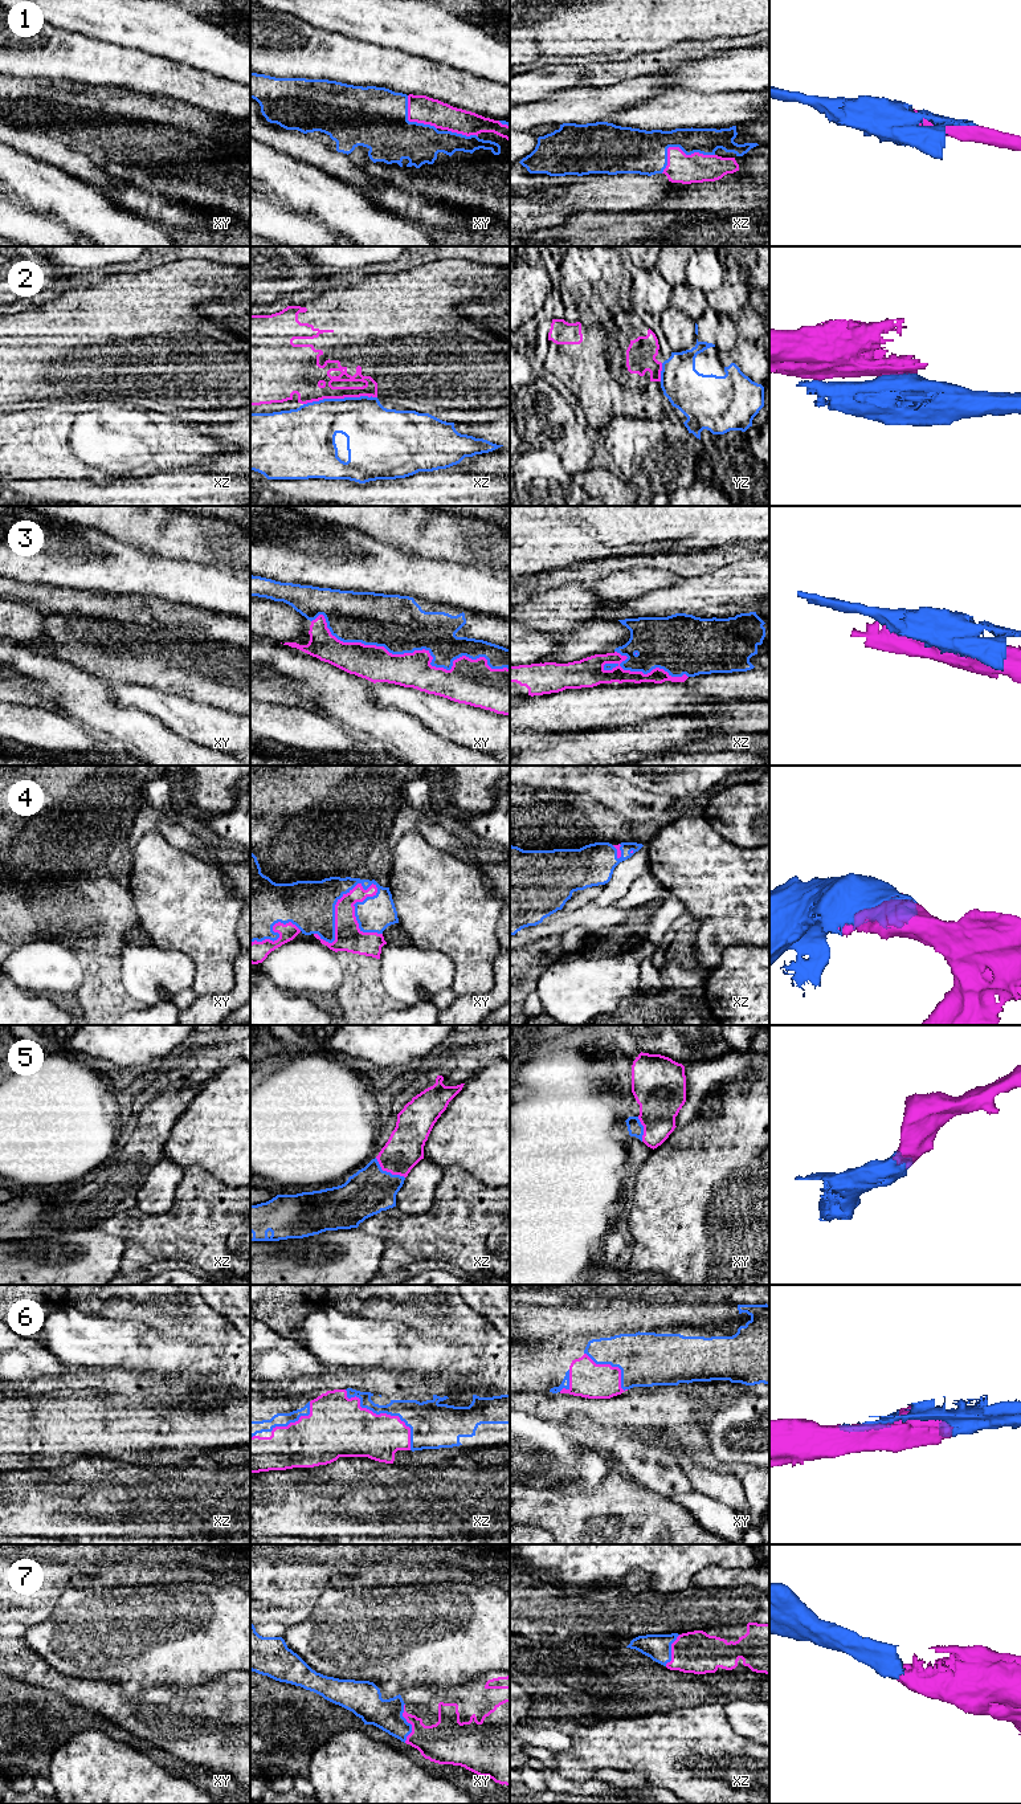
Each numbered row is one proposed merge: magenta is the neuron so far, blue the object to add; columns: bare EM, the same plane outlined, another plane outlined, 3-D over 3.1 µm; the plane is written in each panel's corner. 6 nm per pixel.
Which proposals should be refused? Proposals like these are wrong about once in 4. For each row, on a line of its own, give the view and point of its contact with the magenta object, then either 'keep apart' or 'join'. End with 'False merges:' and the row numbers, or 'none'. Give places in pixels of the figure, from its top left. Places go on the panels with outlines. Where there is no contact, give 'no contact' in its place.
1: xz (678, 147) | join
2: xz (339, 398) | keep apart
3: xy (413, 652) | keep apart
4: xy (335, 911) | join
5: xz (388, 1171) | join
6: xz (383, 1413) | join
7: xy (409, 1722) | join
False merges: 2, 3

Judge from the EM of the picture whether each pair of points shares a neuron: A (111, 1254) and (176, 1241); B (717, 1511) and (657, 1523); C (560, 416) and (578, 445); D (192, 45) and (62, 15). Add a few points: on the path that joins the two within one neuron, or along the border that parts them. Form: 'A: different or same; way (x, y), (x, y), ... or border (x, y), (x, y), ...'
A: different; border (102, 1229), (118, 1236), (125, 1244), (119, 1270)
B: different; border (670, 1498), (680, 1503), (706, 1530)
C: same; way (568, 421), (570, 437)
D: same; way (160, 27), (121, 16), (94, 15)

